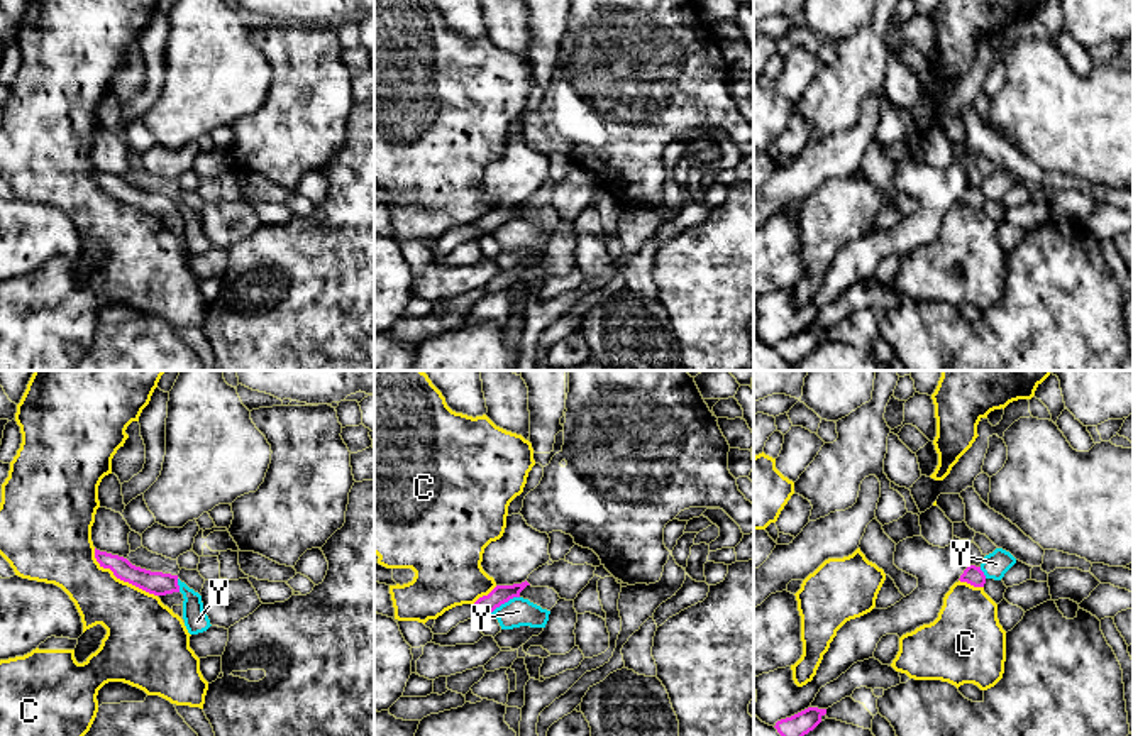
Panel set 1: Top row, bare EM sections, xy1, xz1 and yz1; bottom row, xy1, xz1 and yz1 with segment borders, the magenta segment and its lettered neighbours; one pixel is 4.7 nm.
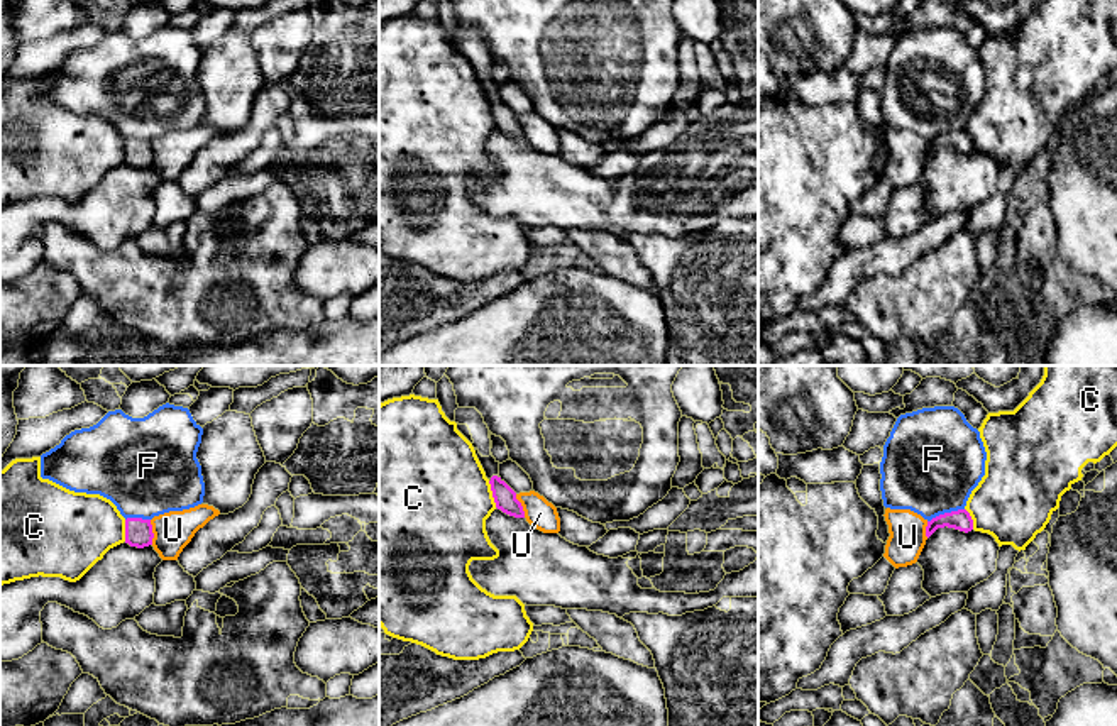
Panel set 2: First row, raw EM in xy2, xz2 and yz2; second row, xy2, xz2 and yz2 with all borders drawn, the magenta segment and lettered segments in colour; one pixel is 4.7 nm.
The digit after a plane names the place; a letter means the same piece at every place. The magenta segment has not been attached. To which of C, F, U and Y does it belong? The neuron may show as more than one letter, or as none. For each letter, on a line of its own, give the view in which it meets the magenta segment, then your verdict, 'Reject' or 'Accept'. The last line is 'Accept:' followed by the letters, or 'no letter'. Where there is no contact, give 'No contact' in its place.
C: Touches magenta in xy1. Reject
F: Touches magenta in yz2. Reject
U: Touches magenta in xy2. Accept
Y: Touches magenta in xz1. Reject
Accept: U

